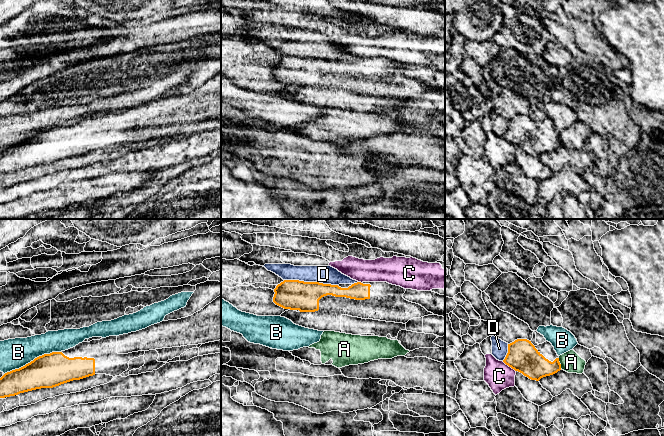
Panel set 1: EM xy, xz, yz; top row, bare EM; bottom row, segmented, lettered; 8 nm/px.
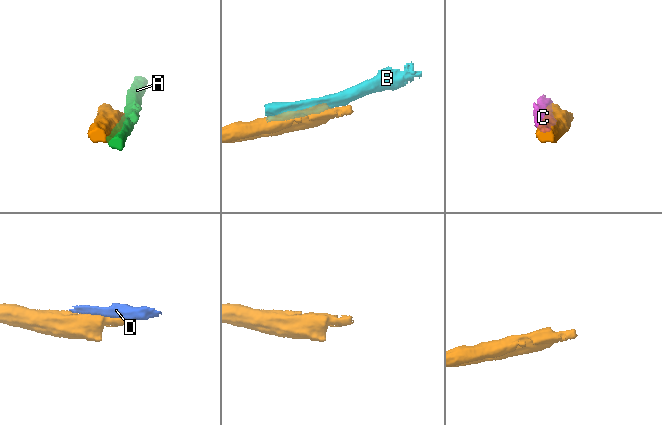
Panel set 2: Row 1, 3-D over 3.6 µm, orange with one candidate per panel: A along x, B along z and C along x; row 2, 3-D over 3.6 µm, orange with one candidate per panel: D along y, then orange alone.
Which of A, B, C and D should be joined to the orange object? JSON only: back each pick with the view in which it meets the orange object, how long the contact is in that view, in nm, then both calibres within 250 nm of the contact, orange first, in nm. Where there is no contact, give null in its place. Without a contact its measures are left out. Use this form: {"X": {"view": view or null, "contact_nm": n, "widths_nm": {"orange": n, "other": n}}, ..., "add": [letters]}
{"add": []}

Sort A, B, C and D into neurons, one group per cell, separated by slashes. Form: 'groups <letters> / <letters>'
groups A / B / C / D

